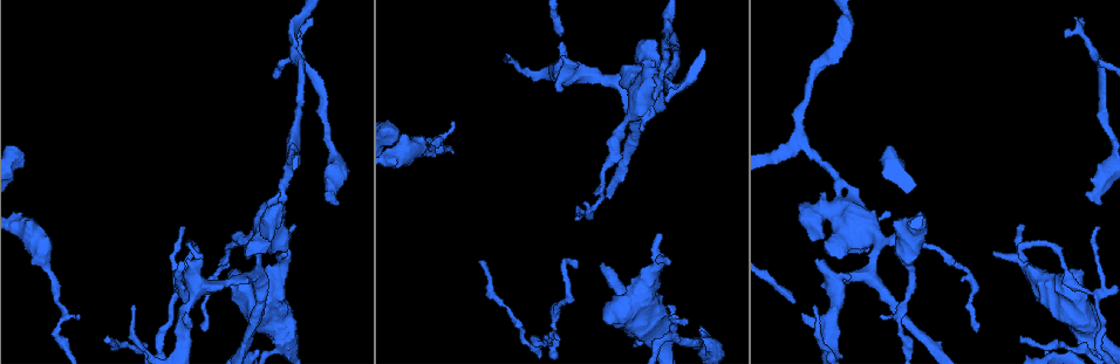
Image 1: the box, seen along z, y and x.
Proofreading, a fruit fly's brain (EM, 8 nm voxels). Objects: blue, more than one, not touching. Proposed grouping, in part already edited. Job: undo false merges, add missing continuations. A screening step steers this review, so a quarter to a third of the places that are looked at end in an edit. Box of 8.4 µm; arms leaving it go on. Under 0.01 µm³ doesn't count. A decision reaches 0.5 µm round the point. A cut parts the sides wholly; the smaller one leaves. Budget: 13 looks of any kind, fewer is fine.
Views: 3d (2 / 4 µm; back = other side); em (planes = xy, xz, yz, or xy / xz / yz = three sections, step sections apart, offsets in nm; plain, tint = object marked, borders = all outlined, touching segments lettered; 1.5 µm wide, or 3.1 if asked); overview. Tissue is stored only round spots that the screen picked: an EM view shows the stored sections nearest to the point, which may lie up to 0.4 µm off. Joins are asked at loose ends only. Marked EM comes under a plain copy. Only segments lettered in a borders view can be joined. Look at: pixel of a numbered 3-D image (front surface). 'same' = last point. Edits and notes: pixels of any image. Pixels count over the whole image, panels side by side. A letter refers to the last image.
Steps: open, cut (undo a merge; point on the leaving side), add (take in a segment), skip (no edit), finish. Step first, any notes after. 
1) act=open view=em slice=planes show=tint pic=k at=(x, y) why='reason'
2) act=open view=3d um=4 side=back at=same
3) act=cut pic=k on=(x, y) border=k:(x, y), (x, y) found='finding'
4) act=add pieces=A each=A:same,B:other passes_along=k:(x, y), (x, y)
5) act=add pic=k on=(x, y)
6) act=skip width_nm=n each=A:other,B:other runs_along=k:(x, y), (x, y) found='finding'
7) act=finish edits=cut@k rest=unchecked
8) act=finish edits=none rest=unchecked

act=open view=3d um=2 pic=1 at=(186, 278)

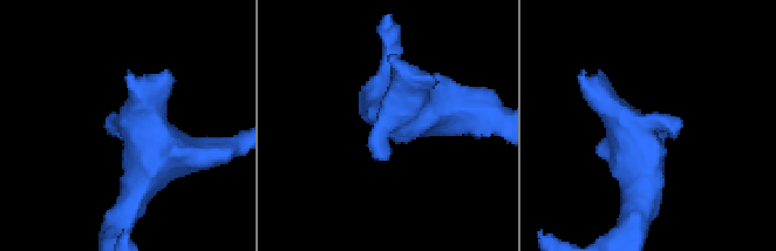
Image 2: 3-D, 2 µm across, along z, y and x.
act=open view=em slice=xy step=8 show=tint pic=2 at=(115, 124)

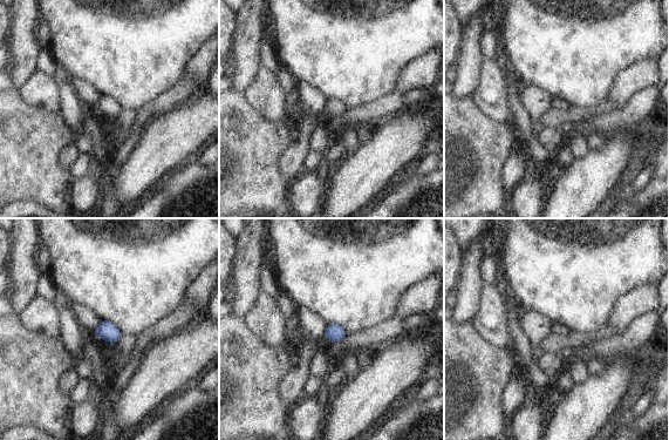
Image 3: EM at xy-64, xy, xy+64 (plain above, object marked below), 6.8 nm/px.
act=open view=em slice=planes show=borders at=same

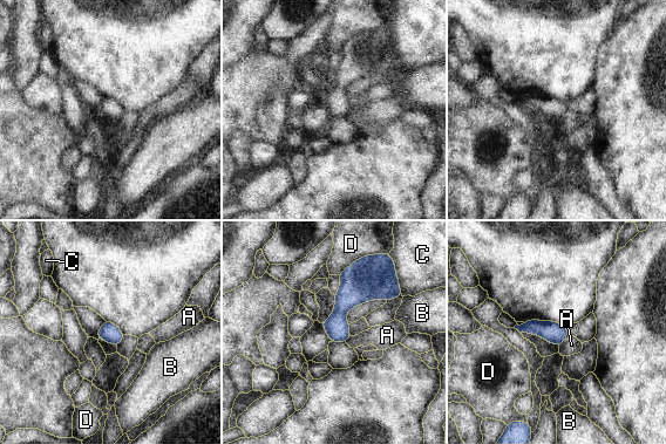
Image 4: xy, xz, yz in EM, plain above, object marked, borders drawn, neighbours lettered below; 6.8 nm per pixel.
act=skip longest_contact=D:280nm each=A:other,B:other,C:other,D:other border=4:(568, 334), (558, 346) found='none of them fits'

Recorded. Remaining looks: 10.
act=open view=3d um=4 pic=1 at=(176, 296) why='arms part here'

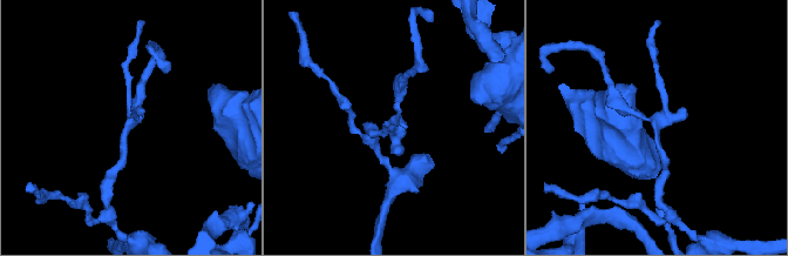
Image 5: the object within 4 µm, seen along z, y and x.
act=open view=em slice=planes show=borders pic=5 at=(133, 120) why='need the tissue'

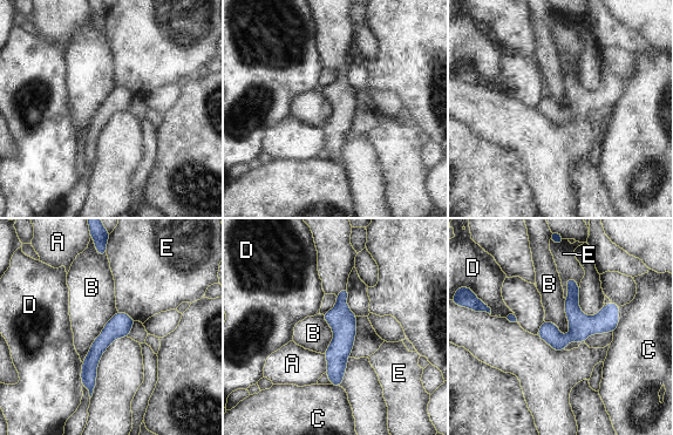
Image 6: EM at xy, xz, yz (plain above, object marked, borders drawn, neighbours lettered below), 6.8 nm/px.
act=skip width_nm=160 each=A:other,B:other,C:other,D:other,E:other border=6:(565, 299), (569, 333), (564, 337) found='all the same neuron'

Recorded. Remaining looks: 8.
act=open view=em slice=xy step=8 show=borders pic=1 at=(577, 268) why='free end'

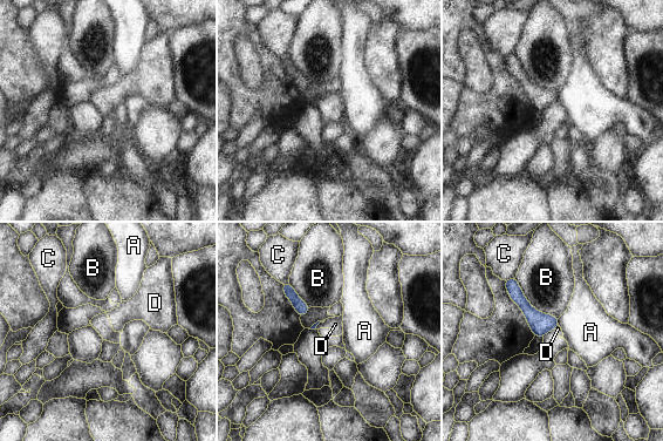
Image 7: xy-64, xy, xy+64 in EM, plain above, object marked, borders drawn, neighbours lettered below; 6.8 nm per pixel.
act=skip each=A:other,B:other,C:other,D:other border=7:(514, 278), (537, 310), (558, 318) found='no lettered segment goes on from it'

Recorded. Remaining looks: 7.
act=open view=3d um=4 pic=1 at=(294, 228) why='an open end'

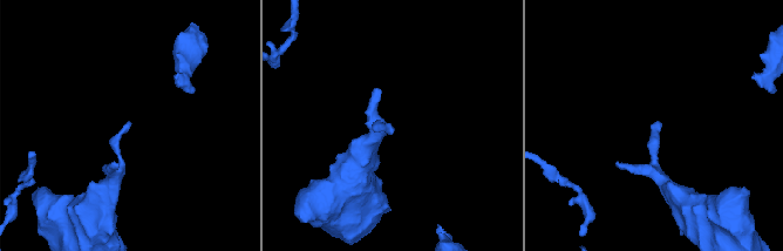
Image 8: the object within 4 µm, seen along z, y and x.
act=open view=em slice=xy step=8 show=tint pic=8 at=(390, 133)

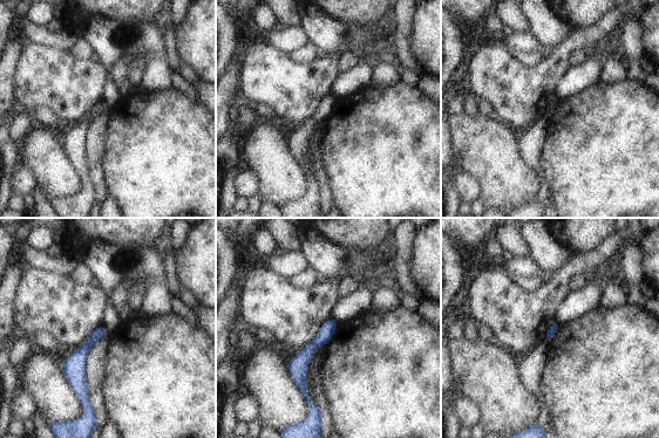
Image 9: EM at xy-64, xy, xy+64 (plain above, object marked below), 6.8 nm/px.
act=open view=em slice=planes show=borders at=same

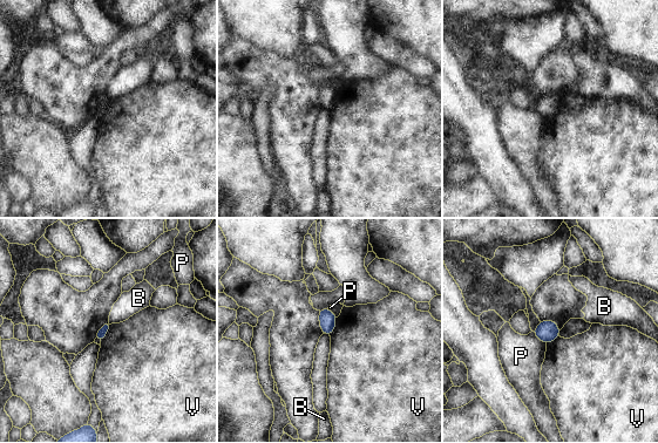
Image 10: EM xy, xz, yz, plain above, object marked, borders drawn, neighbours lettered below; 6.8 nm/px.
act=skip each=B:other,P:other,V:other border=10:(112, 324), (101, 341) found='none of them fits'

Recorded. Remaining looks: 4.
act=open view=em slice=xy step=4 show=borders pic=1 at=(644, 128) why='free end'

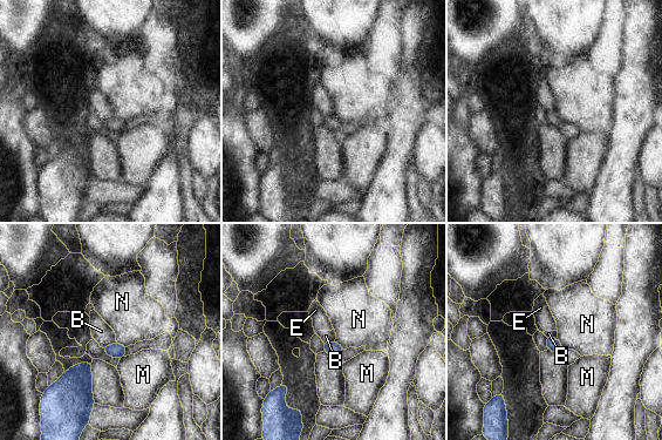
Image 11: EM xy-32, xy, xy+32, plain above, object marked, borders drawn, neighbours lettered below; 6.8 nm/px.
act=skip each=B:other,E:other,M:other,N:other border=11:(334, 342), (346, 349) found='no lettered segment goes on from it'

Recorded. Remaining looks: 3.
act=finish edits=none rest=unchecked

